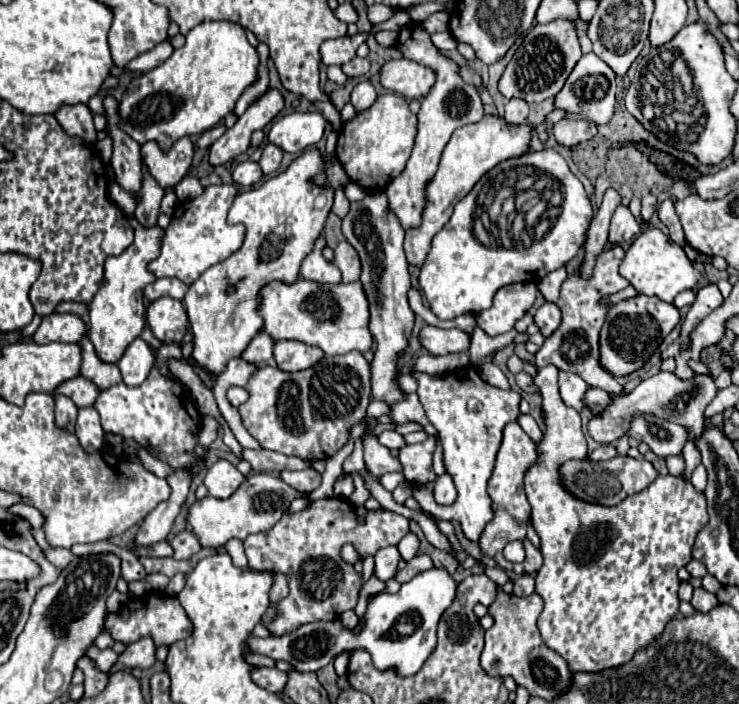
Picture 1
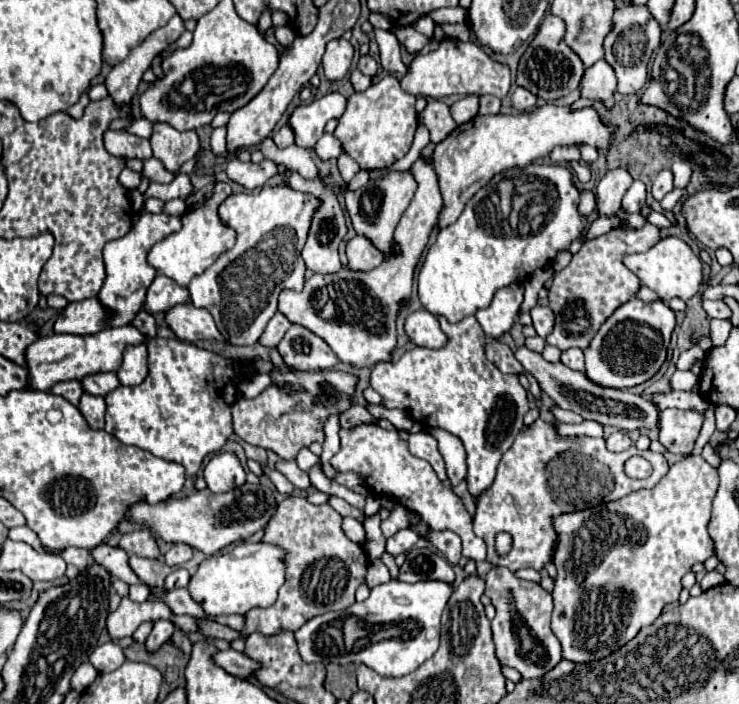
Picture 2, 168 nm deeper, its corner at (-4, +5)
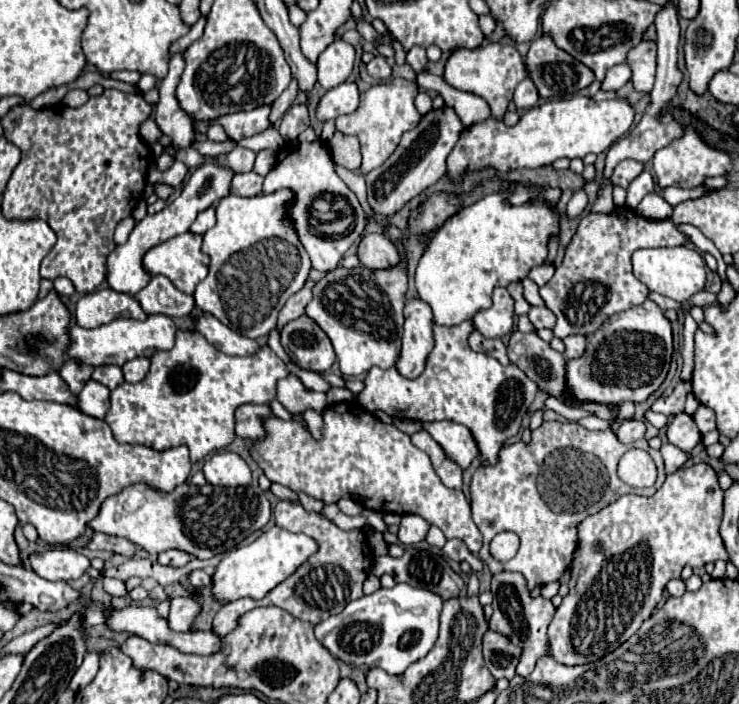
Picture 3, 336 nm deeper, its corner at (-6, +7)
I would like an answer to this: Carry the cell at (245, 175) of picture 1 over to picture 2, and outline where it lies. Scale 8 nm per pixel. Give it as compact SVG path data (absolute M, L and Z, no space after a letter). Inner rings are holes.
M231 159L227 163L227 175L231 181L243 185L245 189L259 189L263 187L273 175L277 173L277 165L269 159L261 163L243 163L239 159Z

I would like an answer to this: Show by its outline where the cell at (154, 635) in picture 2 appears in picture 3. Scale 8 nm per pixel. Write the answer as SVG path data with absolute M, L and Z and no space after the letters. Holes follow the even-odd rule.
M175 597L171 601L171 611L169 611L169 627L173 631L189 631L191 623L195 617L201 613L201 603L191 599L191 597Z

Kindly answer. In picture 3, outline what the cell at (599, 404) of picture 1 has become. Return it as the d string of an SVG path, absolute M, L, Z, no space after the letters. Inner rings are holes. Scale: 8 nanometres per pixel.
M513 331L511 333L511 339L509 339L509 345L507 345L507 357L529 377L533 379L541 389L545 389L549 395L573 405L573 407L579 407L579 409L585 409L585 411L593 411L597 417L601 419L609 419L609 417L615 417L617 409L615 411L609 411L605 405L599 405L599 403L577 403L573 399L567 397L567 391L565 391L565 357L557 351L553 351L549 347L549 343L545 343L535 331L531 333L521 333L521 331Z

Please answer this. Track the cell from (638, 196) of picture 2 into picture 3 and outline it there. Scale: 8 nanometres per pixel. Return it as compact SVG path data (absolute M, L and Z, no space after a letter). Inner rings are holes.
M643 171L639 177L635 177L627 187L627 207L637 207L639 201L655 189L655 181L649 171Z

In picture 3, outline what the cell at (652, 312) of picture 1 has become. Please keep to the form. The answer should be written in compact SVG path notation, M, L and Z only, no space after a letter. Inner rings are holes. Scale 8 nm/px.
M647 299L639 307L631 307L617 315L611 315L597 331L587 335L587 349L579 359L571 359L565 363L565 383L567 395L579 403L645 403L665 381L669 371L669 361L673 355L673 341L671 341L671 323L651 299Z

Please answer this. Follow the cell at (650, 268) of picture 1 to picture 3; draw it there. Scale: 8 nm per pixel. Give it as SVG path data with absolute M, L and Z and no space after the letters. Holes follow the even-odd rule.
M665 247L665 249L639 249L633 253L633 273L635 277L649 287L649 291L661 293L675 301L687 301L693 293L705 287L705 261L691 247Z

